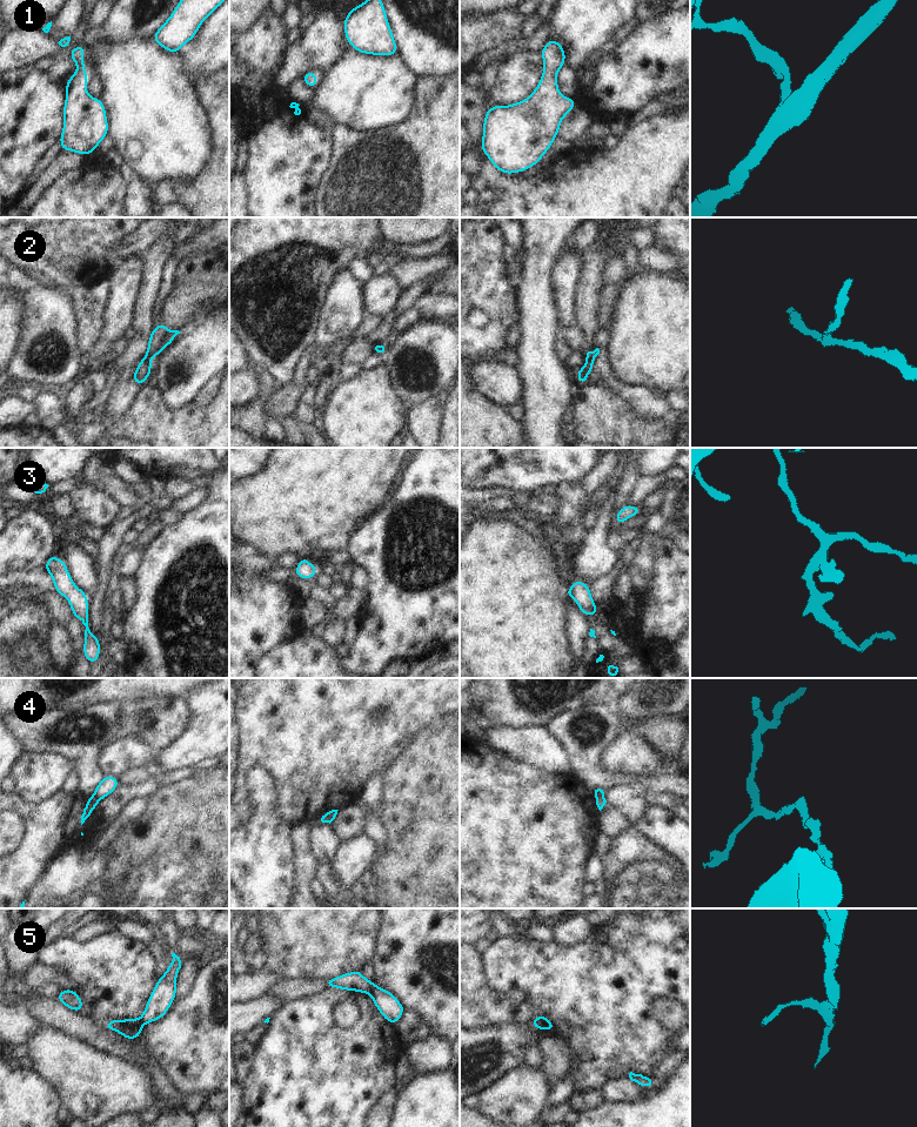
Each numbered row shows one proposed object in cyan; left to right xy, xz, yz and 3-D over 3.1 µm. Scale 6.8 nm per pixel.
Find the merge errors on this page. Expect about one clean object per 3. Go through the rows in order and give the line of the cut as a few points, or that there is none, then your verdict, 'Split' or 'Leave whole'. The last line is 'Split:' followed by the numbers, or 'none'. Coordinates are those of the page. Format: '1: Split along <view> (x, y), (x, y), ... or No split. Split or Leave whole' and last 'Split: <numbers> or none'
1: No split. Leave whole
2: Split along xy (168, 330), (154, 355). Split
3: No split. Leave whole
4: Split along xz (325, 814), (328, 822). Split
5: Split along yz (535, 1018), (540, 1019), (546, 1028). Split
Split: 2, 4, 5.

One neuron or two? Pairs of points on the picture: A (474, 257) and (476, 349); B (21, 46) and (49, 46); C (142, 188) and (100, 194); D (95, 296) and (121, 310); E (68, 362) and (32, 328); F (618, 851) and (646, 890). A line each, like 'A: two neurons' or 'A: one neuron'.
A: one neuron
B: one neuron
C: two neurons
D: two neurons
E: one neuron
F: one neuron

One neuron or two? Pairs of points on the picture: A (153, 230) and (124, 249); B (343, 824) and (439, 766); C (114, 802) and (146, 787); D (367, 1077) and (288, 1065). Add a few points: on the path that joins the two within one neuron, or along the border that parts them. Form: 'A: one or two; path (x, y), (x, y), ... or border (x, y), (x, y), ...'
A: one; path (146, 234), (131, 246)
B: two; border (381, 803), (380, 812)
C: one; path (122, 795), (138, 790)
D: one; path (347, 1075), (310, 1075), (308, 1073)

